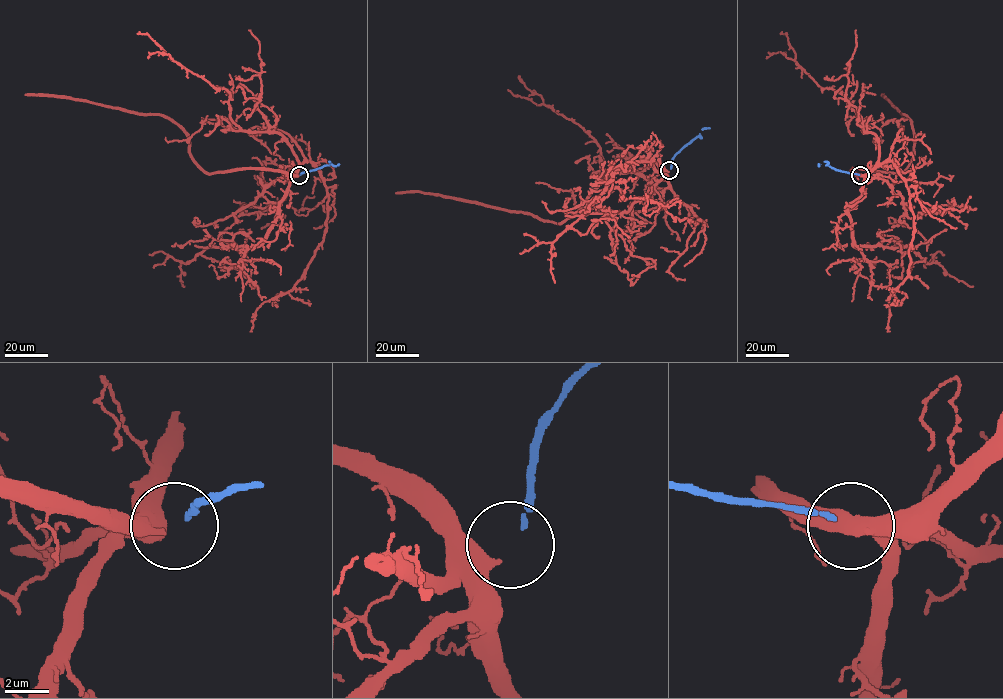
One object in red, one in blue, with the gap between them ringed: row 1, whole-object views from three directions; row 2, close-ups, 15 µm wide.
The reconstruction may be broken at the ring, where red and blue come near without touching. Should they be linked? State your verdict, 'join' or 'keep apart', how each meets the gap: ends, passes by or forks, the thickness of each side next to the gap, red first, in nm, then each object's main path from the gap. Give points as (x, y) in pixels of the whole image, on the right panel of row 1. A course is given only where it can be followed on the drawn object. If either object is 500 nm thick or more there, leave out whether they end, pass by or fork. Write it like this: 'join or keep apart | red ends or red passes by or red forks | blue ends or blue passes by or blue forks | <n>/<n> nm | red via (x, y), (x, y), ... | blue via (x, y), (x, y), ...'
join | red ends | blue ends | 400/220 nm | red via (862, 176), (852, 169), (901, 173), (914, 154), (912, 122), (883, 94) | blue via (859, 175), (837, 170), (826, 161), (818, 164)

